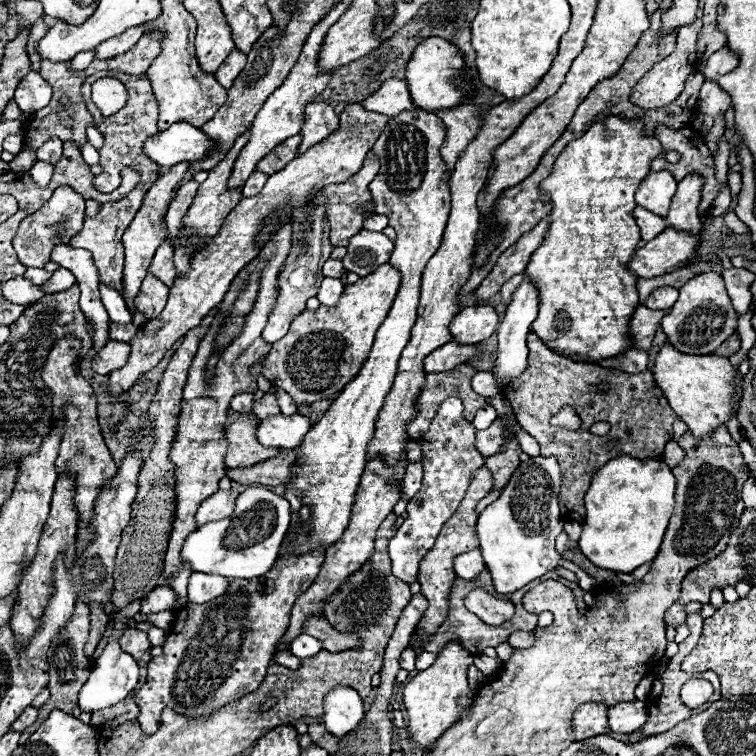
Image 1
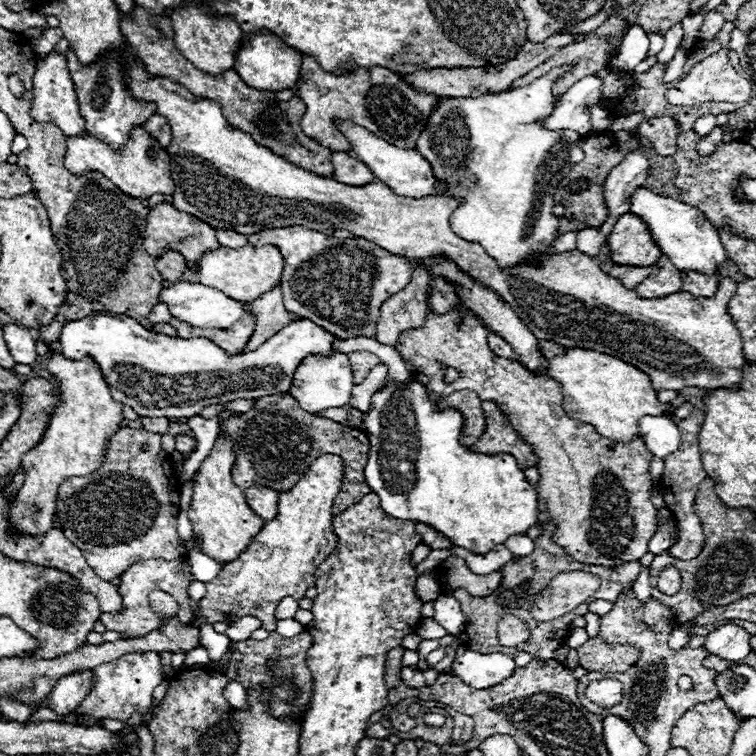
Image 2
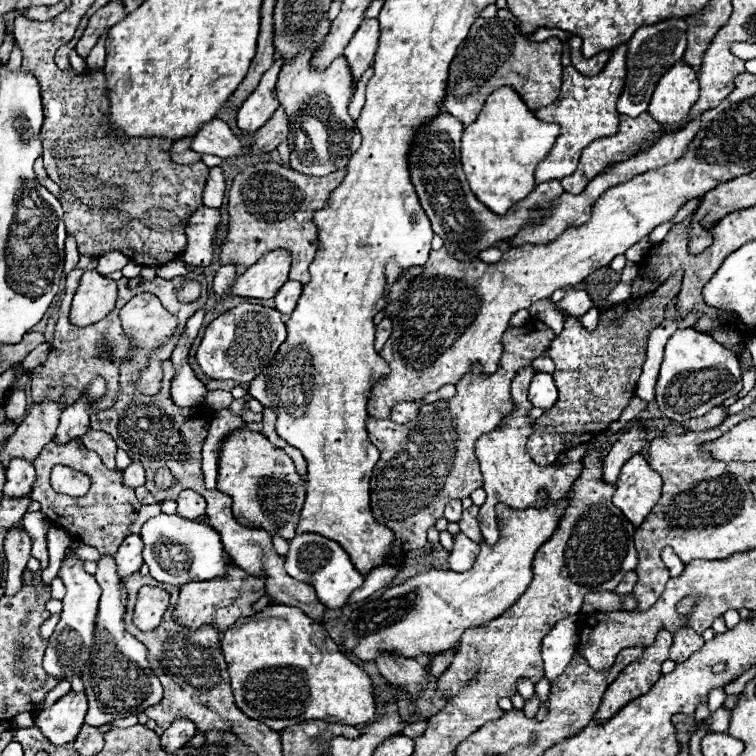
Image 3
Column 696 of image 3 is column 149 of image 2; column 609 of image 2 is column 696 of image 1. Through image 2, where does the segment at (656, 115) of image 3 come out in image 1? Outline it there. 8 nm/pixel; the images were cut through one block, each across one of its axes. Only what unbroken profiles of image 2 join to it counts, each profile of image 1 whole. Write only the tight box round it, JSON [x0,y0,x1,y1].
[662,272,736,354]

